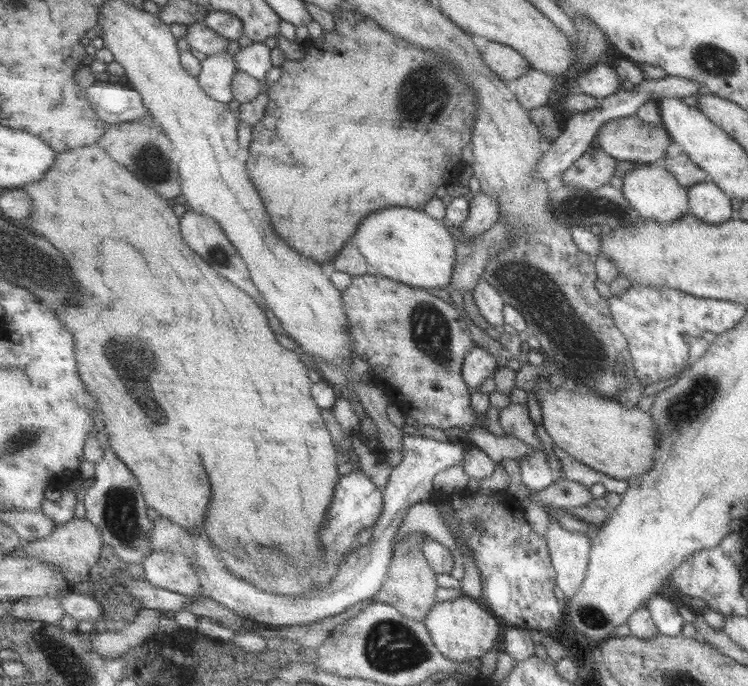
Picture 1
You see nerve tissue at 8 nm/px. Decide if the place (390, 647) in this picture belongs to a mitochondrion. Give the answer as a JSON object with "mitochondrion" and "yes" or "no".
{"mitochondrion":"yes"}

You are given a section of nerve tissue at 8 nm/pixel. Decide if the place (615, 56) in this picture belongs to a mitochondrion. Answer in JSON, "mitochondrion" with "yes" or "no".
{"mitochondrion":"no"}

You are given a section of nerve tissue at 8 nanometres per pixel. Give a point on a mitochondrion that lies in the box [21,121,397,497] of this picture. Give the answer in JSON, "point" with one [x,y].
{"point":[124,353]}

